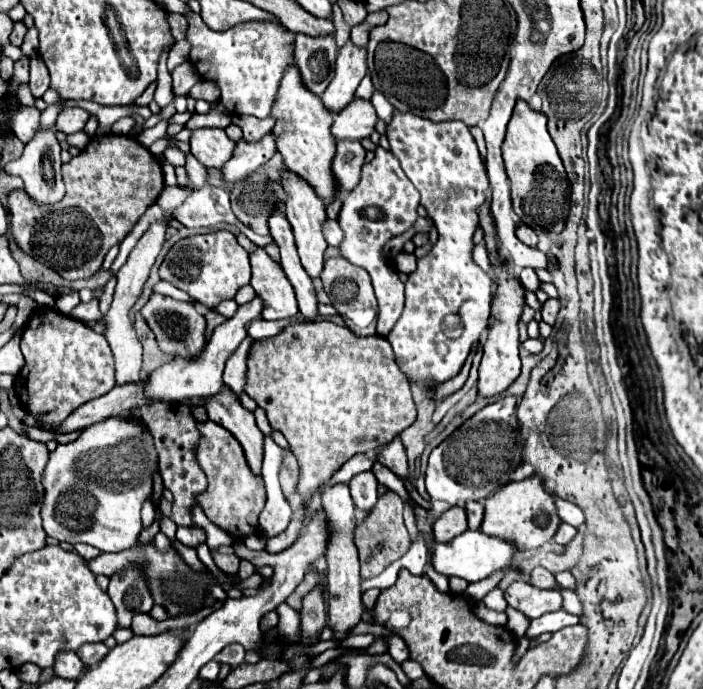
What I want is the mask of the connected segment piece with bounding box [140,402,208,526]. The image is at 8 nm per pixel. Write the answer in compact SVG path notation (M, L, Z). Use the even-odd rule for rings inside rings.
M154 402L152 406L146 406L140 410L142 420L152 430L156 450L158 450L158 468L164 480L164 486L172 492L174 504L172 504L172 520L176 526L194 526L192 520L192 506L196 506L196 496L202 494L208 486L206 474L196 462L194 450L200 440L198 422L192 418L192 412L184 404L172 404L172 402Z

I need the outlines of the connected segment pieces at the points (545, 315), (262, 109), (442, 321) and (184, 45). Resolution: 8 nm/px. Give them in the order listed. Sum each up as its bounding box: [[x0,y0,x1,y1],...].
[[542,298,560,326],[186,12,296,118],[386,112,492,398],[168,40,190,70]]

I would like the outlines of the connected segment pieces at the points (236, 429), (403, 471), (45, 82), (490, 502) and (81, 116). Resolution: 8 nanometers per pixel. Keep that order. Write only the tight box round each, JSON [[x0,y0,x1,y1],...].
[[204,388,264,476],[378,436,410,480],[30,54,50,98],[482,474,562,552],[56,108,90,134]]

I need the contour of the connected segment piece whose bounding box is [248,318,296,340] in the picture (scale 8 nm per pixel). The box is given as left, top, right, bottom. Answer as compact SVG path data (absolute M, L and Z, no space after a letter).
M288 318L288 320L276 320L276 322L264 322L264 320L254 320L248 328L248 334L252 340L260 340L260 338L270 338L274 334L280 334L280 330L288 328L290 324L294 324L296 320L294 318Z

